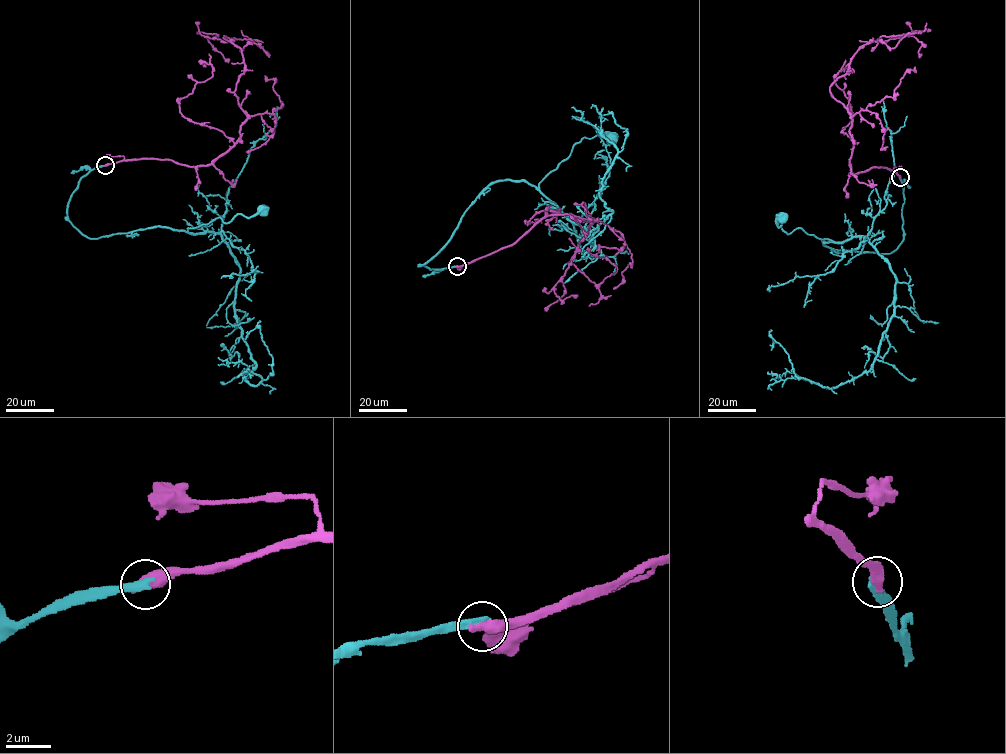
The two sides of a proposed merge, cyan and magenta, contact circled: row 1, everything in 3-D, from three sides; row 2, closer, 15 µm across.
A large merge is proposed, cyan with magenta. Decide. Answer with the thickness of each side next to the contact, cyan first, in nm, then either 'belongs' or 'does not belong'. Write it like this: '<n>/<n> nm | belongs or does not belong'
360/600 nm | does not belong

